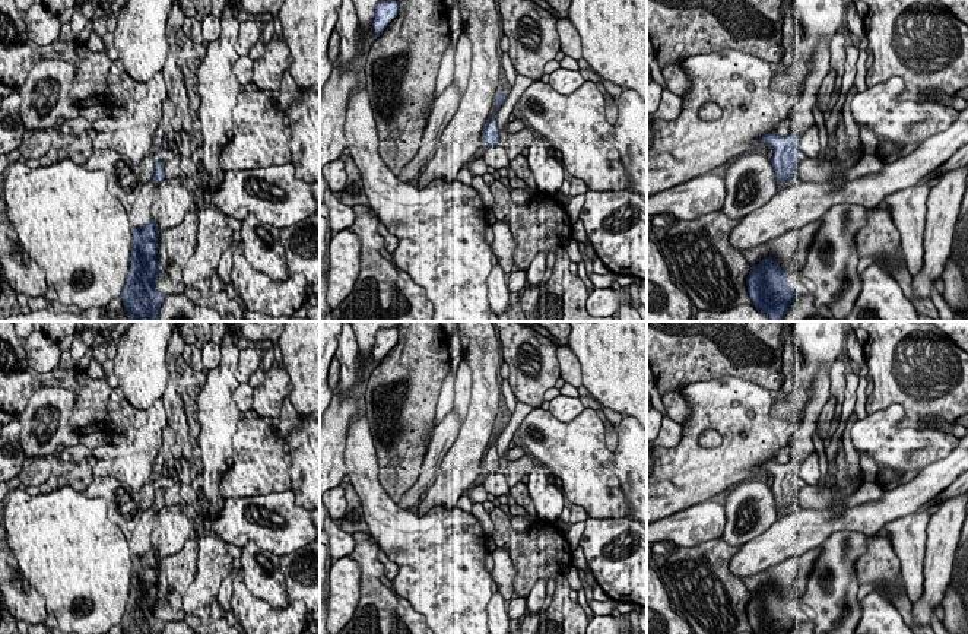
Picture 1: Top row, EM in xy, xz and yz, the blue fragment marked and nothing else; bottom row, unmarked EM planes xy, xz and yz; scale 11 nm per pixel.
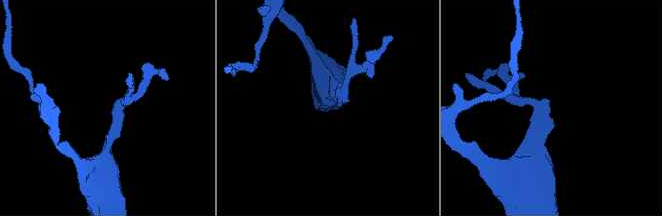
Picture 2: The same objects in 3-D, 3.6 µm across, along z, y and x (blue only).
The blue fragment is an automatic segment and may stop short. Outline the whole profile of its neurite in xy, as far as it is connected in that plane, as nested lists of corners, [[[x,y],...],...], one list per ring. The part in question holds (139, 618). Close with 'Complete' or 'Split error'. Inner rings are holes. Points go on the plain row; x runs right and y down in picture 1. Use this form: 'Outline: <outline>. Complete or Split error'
Outline: [[[150,546],[143,555],[133,557],[133,576],[130,583],[130,597],[127,611],[121,618],[124,634],[161,634],[164,621],[155,616],[161,593],[158,589],[158,551]]]. Complete

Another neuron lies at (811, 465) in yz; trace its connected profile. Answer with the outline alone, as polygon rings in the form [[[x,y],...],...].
[[[816,450],[799,466],[799,478],[809,486],[816,486],[821,478],[819,457]]]

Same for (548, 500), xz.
[[[537,467],[529,475],[526,485],[539,519],[555,522],[566,505],[566,498],[561,488],[550,485],[548,472]]]

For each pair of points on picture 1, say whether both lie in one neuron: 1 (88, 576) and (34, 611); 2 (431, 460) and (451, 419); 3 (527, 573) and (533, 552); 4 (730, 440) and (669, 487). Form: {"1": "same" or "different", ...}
{"1": "different", "2": "same", "3": "same", "4": "same"}

